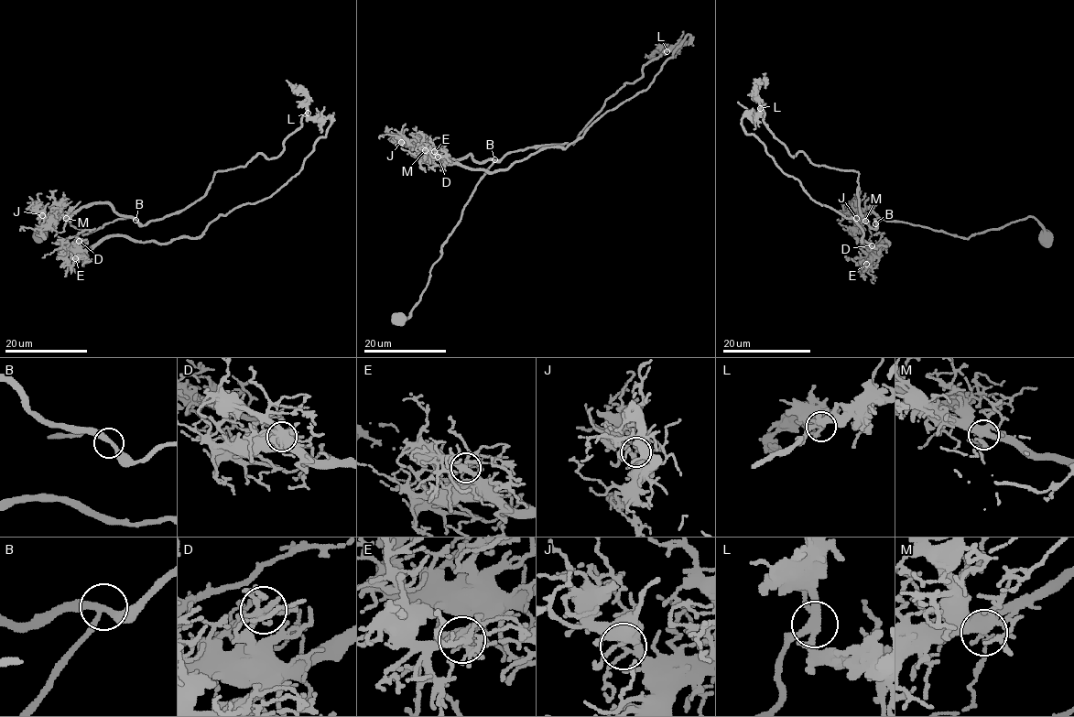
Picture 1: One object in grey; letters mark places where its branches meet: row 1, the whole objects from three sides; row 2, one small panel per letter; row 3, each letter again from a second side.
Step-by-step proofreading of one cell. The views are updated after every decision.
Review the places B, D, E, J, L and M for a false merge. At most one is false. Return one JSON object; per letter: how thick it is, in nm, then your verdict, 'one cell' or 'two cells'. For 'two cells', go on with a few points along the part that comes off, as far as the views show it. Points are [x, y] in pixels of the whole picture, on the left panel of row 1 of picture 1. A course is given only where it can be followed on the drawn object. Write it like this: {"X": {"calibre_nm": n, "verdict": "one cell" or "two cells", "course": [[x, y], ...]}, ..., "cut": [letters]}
{"B": {"calibre_nm": 280, "verdict": "one cell"}, "D": {"calibre_nm": 280, "verdict": "one cell"}, "E": {"calibre_nm": 320, "verdict": "one cell"}, "J": {"calibre_nm": 180, "verdict": "one cell"}, "L": {"calibre_nm": 280, "verdict": "two cells", "course": [[308, 112], [331, 120], [302, 168], [201, 234], [168, 243], [108, 235], [85, 250], [65, 248], [94, 228]]}, "M": {"calibre_nm": 440, "verdict": "one cell"}, "cut": ["L"]}

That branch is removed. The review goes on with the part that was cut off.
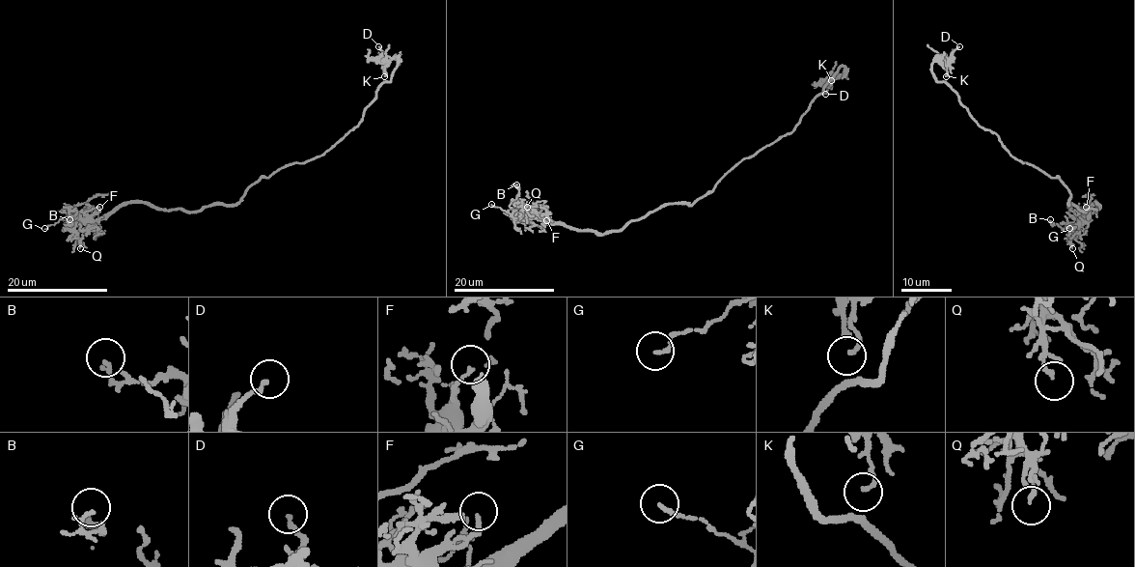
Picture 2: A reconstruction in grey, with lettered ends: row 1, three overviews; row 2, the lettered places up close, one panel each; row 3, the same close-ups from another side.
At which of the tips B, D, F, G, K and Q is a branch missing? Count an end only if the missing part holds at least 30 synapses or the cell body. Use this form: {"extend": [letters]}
{"extend": []}

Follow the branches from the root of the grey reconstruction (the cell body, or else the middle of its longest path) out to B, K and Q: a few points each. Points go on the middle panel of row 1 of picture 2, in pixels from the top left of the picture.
B: (710, 190), (692, 204), (662, 204), (620, 229), (595, 233), (548, 223), (516, 199), (516, 184)
K: (710, 190), (740, 161), (789, 134), (844, 66), (844, 72), (833, 82), (831, 80)
Q: (710, 190), (692, 204), (662, 204), (620, 229), (603, 233), (550, 224), (527, 207)

